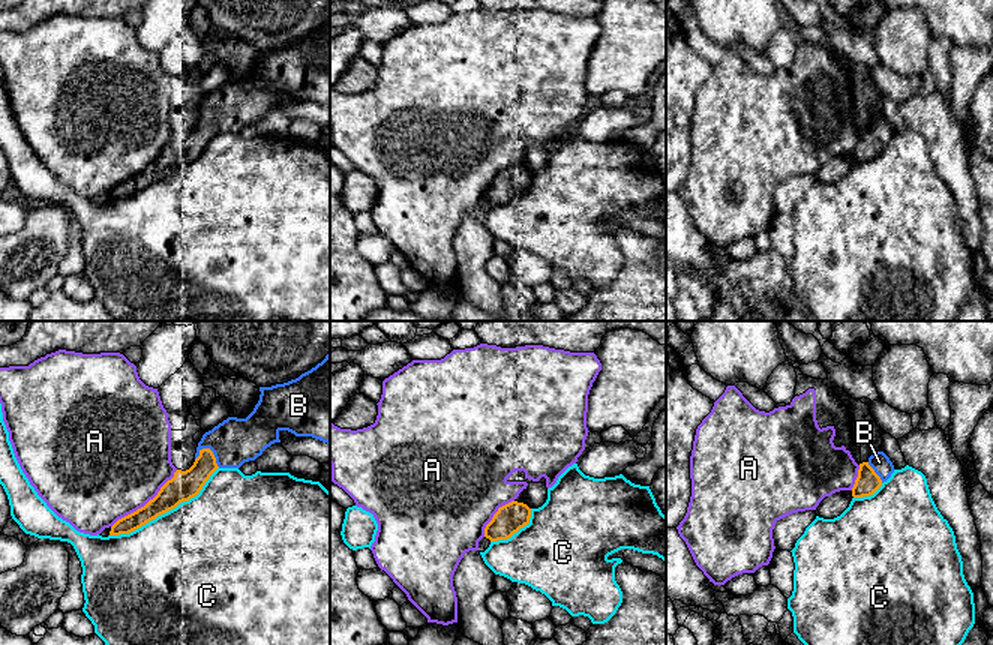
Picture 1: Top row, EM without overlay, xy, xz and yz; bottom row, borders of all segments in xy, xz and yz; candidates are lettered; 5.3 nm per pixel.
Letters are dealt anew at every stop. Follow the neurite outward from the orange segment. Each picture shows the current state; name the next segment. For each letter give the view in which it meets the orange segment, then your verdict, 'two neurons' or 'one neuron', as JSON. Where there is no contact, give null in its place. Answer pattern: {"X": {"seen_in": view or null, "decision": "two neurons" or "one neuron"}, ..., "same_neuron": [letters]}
{"A": {"seen_in": "xy", "decision": "two neurons"}, "B": {"seen_in": "xy", "decision": "one neuron"}, "C": {"seen_in": "xy", "decision": "two neurons"}, "same_neuron": ["B"]}

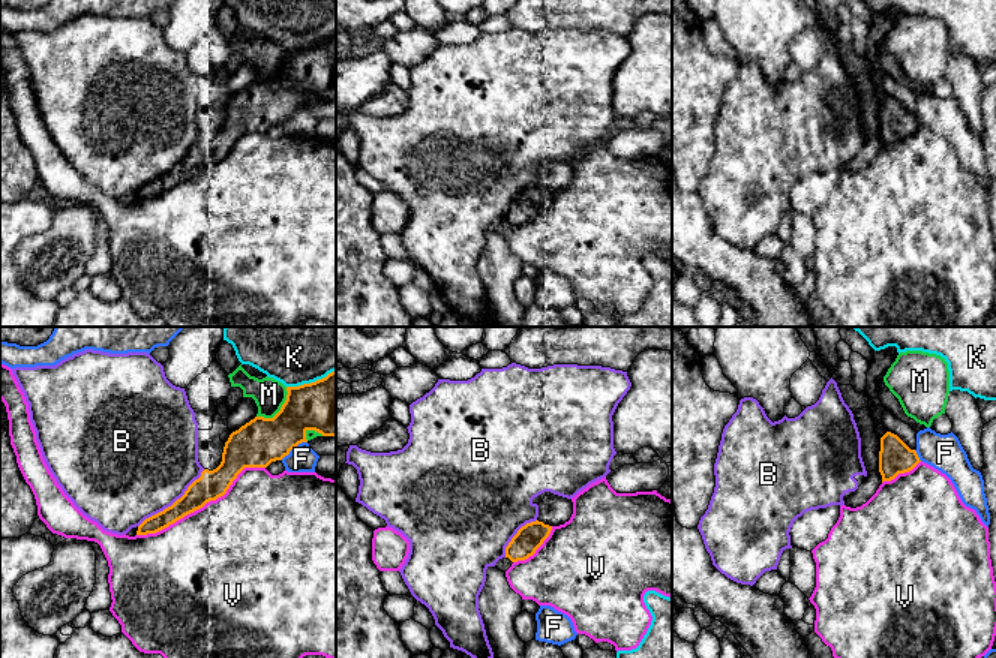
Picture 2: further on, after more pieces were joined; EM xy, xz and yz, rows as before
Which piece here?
{"B": {"seen_in": "xy", "decision": "two neurons"}, "F": {"seen_in": "xy", "decision": "two neurons"}, "K": {"seen_in": "xy", "decision": "two neurons"}, "M": {"seen_in": "xy", "decision": "two neurons"}, "V": {"seen_in": "xy", "decision": "two neurons"}, "same_neuron": []}

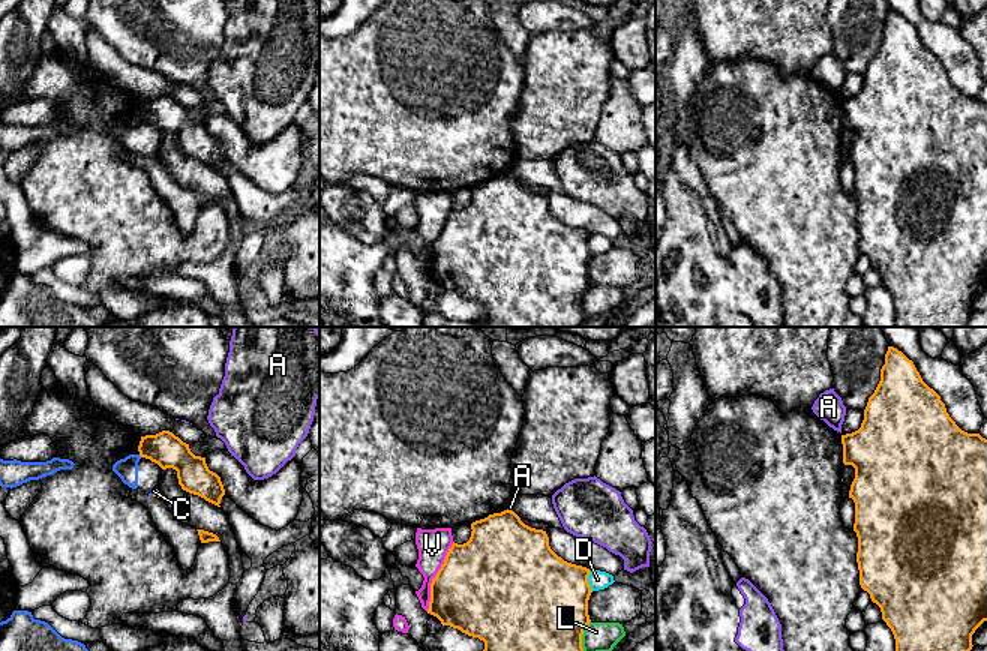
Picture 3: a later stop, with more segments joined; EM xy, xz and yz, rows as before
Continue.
{"A": {"seen_in": "xz", "decision": "two neurons"}, "C": {"seen_in": "xy", "decision": "two neurons"}, "D": {"seen_in": "xz", "decision": "two neurons"}, "L": {"seen_in": "xz", "decision": "two neurons"}, "V": {"seen_in": "xz", "decision": "two neurons"}, "same_neuron": []}

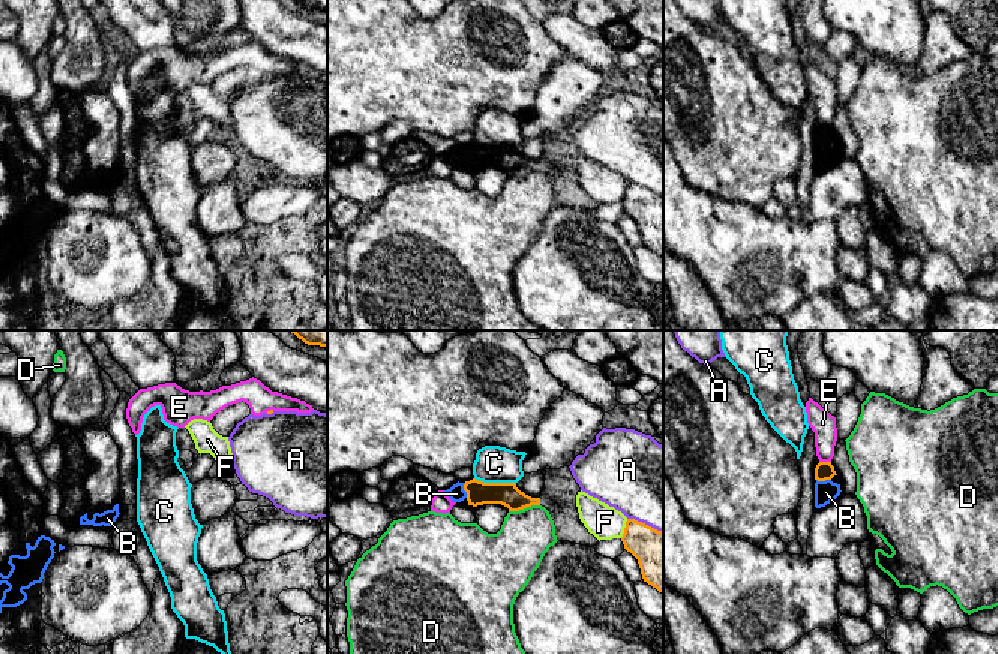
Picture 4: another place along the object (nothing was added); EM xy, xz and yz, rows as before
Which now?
{"A": {"seen_in": "xz", "decision": "two neurons"}, "B": {"seen_in": "xz", "decision": "one neuron"}, "C": {"seen_in": "xz", "decision": "two neurons"}, "D": {"seen_in": "xz", "decision": "two neurons"}, "E": {"seen_in": "yz", "decision": "two neurons"}, "F": {"seen_in": "xz", "decision": "two neurons"}, "same_neuron": ["B"]}

